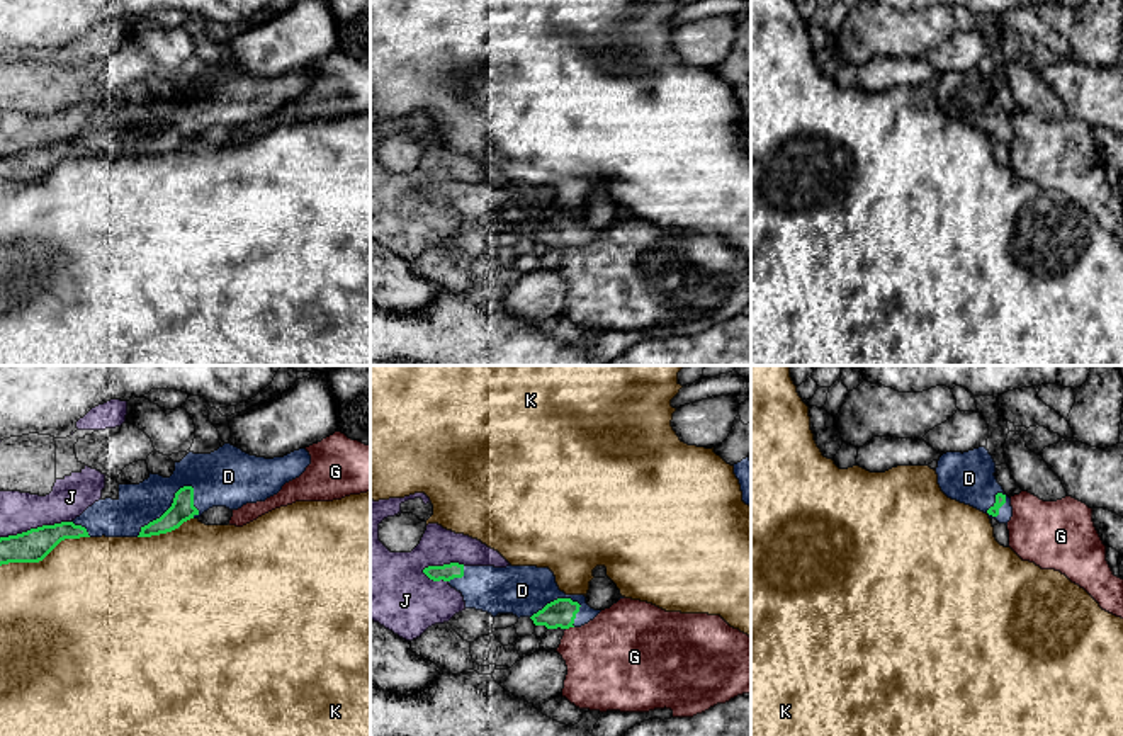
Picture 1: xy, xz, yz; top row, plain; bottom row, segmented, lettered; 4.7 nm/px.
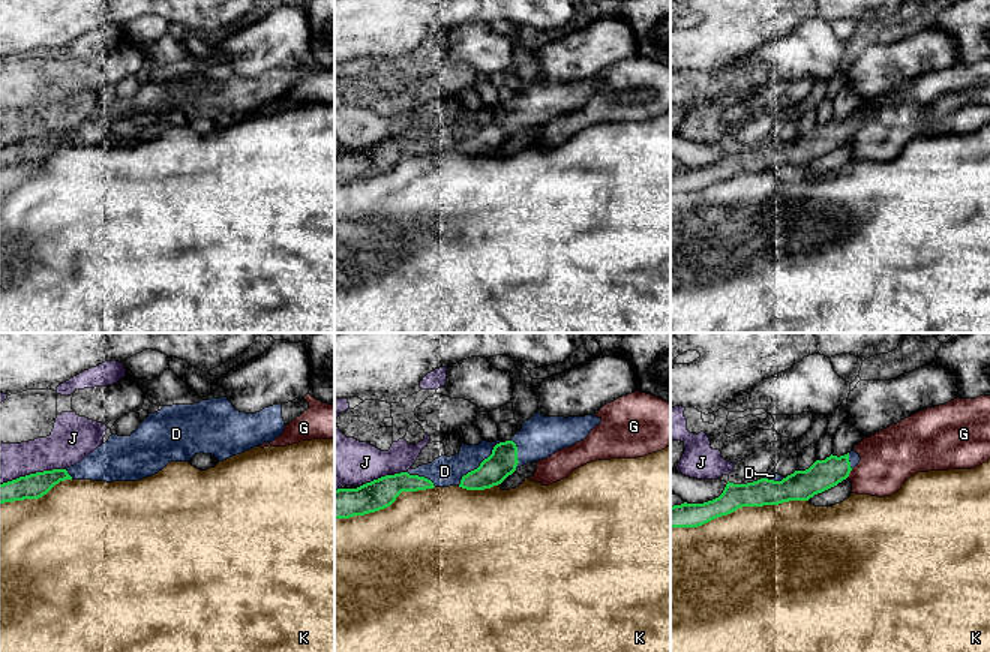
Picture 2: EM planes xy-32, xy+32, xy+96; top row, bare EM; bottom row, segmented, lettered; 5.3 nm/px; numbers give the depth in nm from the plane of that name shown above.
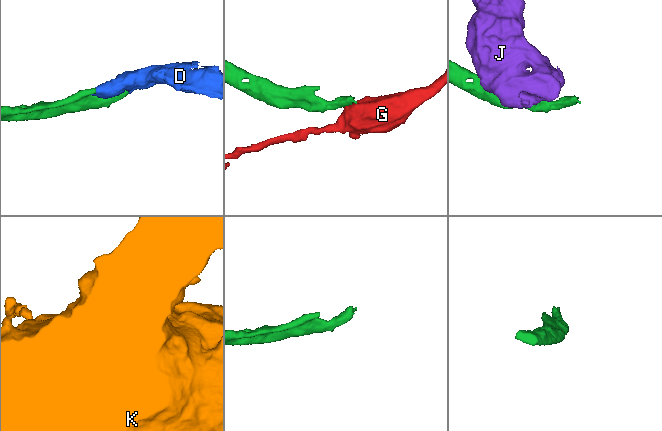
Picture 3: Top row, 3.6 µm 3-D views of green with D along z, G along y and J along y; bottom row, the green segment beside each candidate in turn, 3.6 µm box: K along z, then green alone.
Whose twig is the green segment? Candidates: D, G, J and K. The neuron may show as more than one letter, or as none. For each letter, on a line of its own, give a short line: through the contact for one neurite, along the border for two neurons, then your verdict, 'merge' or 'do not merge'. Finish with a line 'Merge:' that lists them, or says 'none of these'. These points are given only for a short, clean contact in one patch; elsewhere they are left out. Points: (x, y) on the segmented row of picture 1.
D: merge
G: line xz (573, 626), (566, 629); do not merge
J: do not merge
K: do not merge
Merge: D

